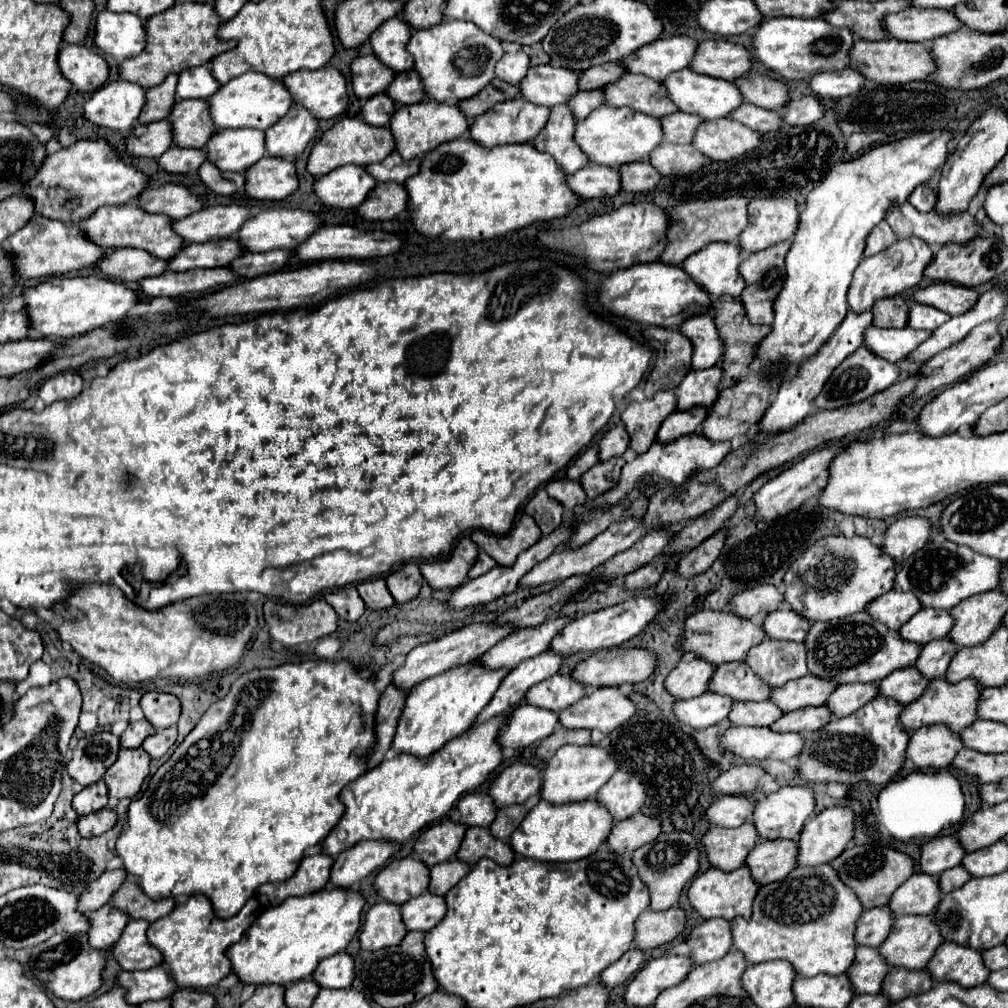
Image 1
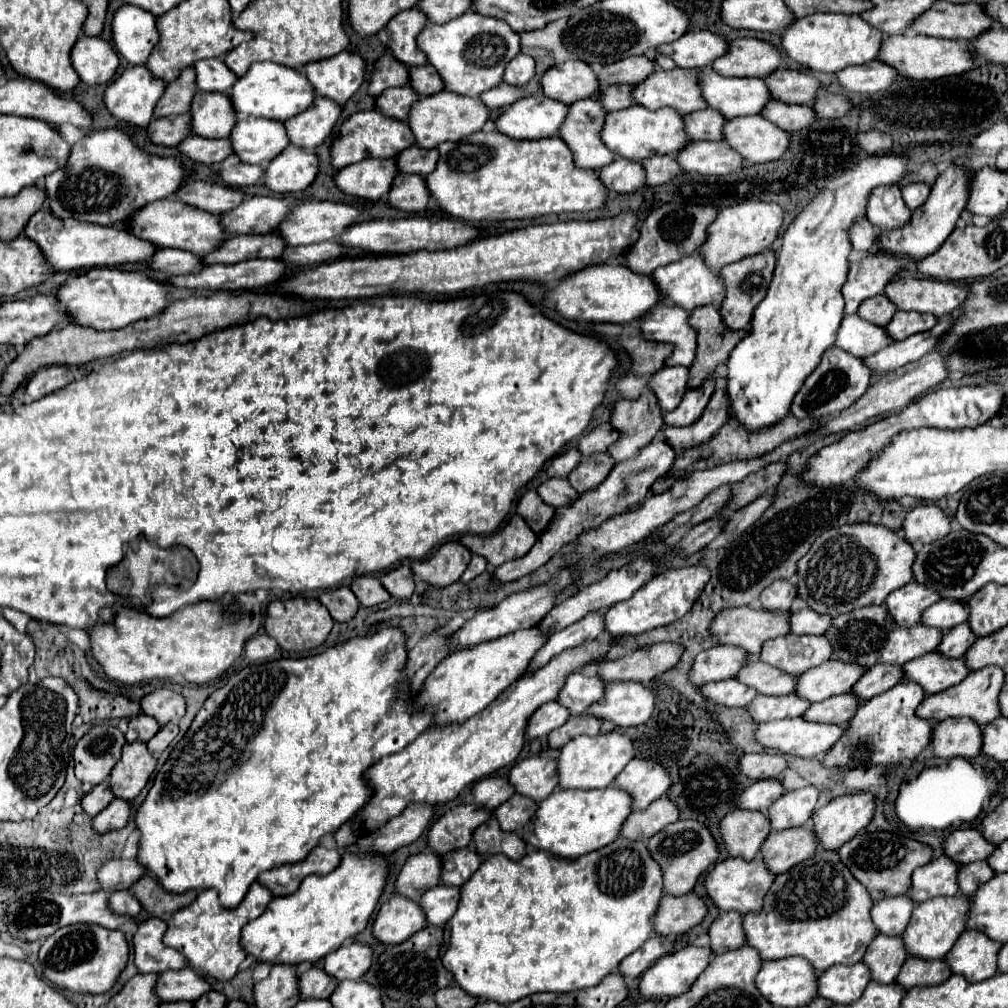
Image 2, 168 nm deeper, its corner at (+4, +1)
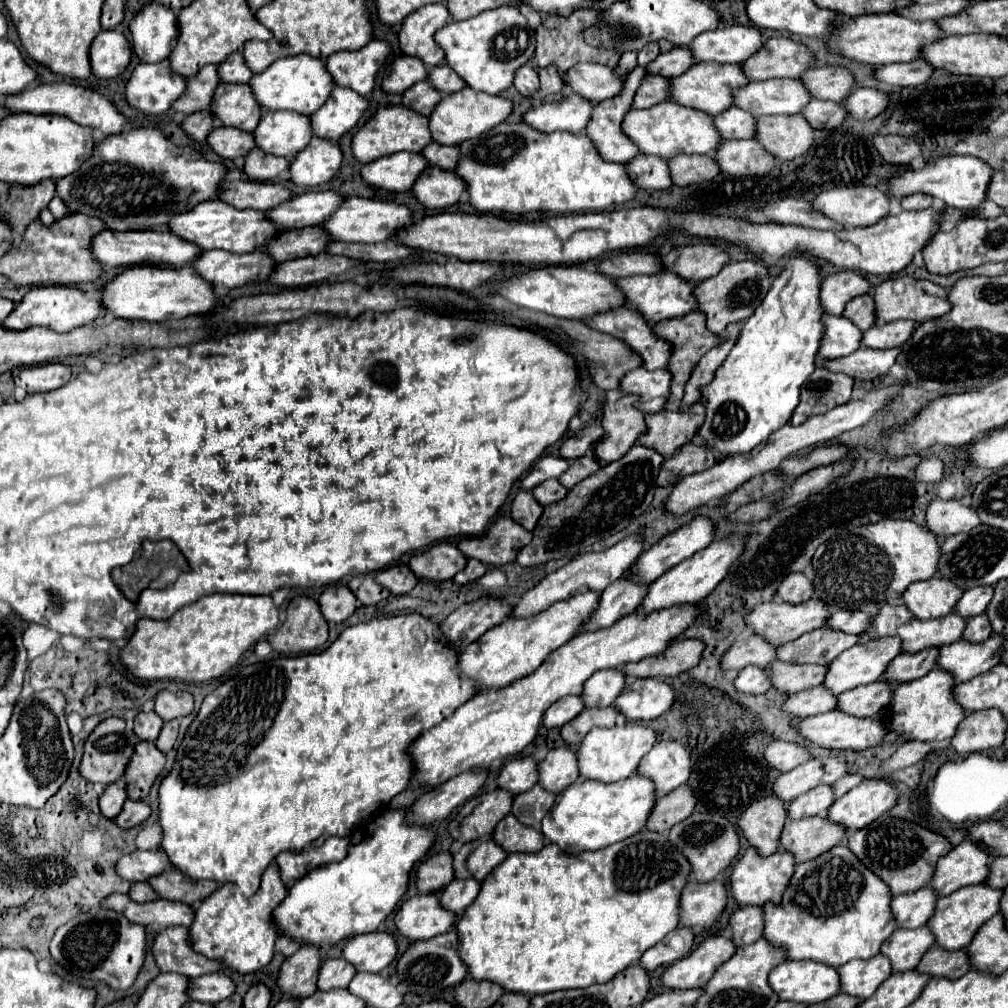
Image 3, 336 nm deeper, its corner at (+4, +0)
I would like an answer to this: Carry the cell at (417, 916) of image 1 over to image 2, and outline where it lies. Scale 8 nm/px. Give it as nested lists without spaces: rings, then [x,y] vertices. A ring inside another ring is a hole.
[[[437,885],[435,889],[429,889],[419,901],[427,915],[429,925],[445,925],[457,911],[459,895],[461,895],[459,887]]]

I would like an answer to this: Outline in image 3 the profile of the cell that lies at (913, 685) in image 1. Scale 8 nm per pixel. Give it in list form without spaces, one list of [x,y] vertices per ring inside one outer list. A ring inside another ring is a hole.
[[[993,634],[983,644],[967,644],[965,640],[959,640],[955,644],[941,646],[937,656],[937,668],[951,674],[955,684],[967,682],[999,664],[1001,644],[1003,636]]]

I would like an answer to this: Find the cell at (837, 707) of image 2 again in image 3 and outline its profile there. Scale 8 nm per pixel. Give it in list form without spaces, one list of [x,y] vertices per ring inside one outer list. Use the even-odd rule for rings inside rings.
[[[877,680],[875,684],[859,686],[839,694],[835,710],[849,712],[851,716],[857,716],[857,718],[879,716],[889,706],[891,694],[893,694],[893,686],[883,680]]]

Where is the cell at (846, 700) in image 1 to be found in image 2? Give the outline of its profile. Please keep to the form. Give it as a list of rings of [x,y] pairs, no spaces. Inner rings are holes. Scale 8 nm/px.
[[[879,663],[879,667],[867,669],[863,679],[855,683],[853,693],[859,695],[859,699],[871,699],[873,695],[881,695],[883,691],[889,691],[893,685],[903,681],[903,667],[901,665],[887,665]]]

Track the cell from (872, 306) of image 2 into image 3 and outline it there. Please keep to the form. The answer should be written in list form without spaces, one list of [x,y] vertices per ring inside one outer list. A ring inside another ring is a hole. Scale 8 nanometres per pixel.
[[[869,294],[857,296],[857,298],[853,298],[845,306],[843,316],[849,318],[855,326],[859,326],[865,332],[867,328],[871,328],[877,322],[877,316],[875,316],[875,300]]]

